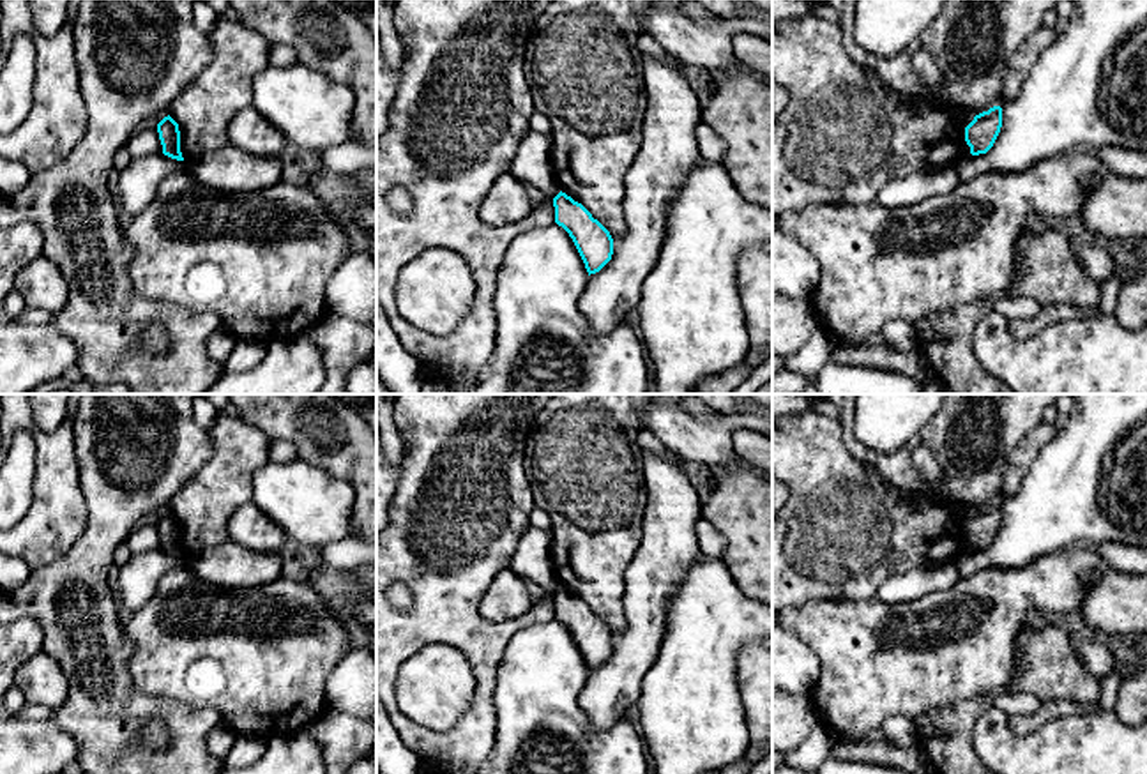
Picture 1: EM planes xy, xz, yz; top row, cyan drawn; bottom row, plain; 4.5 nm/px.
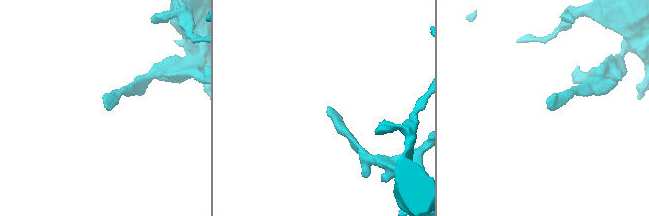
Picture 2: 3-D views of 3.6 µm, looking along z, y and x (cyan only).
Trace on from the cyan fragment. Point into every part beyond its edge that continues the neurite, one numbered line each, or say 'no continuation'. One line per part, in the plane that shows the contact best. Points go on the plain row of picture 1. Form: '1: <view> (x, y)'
no continuation

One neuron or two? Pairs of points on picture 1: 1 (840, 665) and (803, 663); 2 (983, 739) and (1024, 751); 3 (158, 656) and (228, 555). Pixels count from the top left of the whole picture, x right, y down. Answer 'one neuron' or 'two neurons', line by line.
1: two neurons
2: one neuron
3: two neurons

